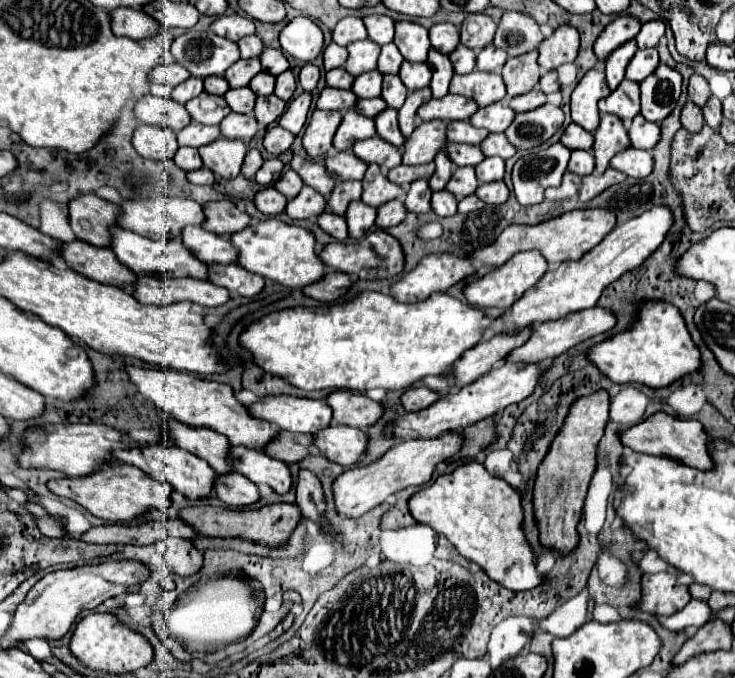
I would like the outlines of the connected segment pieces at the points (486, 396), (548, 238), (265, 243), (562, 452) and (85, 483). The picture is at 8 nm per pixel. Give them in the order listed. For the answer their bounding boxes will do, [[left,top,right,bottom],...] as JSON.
[[387,361,551,439],[471,209,617,265],[231,217,327,287],[533,391,609,553],[47,463,173,523]]

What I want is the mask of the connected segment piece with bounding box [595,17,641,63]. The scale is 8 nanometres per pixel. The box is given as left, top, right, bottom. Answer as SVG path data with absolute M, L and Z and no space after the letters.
M619 17L613 23L609 23L605 27L605 31L597 37L595 41L595 55L601 63L605 63L605 59L623 43L635 39L635 35L639 33L641 23L633 17Z

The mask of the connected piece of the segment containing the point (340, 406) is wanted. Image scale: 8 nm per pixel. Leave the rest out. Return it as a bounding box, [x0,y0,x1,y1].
[325,391,385,429]

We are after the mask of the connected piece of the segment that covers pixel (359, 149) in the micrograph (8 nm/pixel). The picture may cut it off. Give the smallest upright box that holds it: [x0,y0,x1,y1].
[353,135,401,173]

